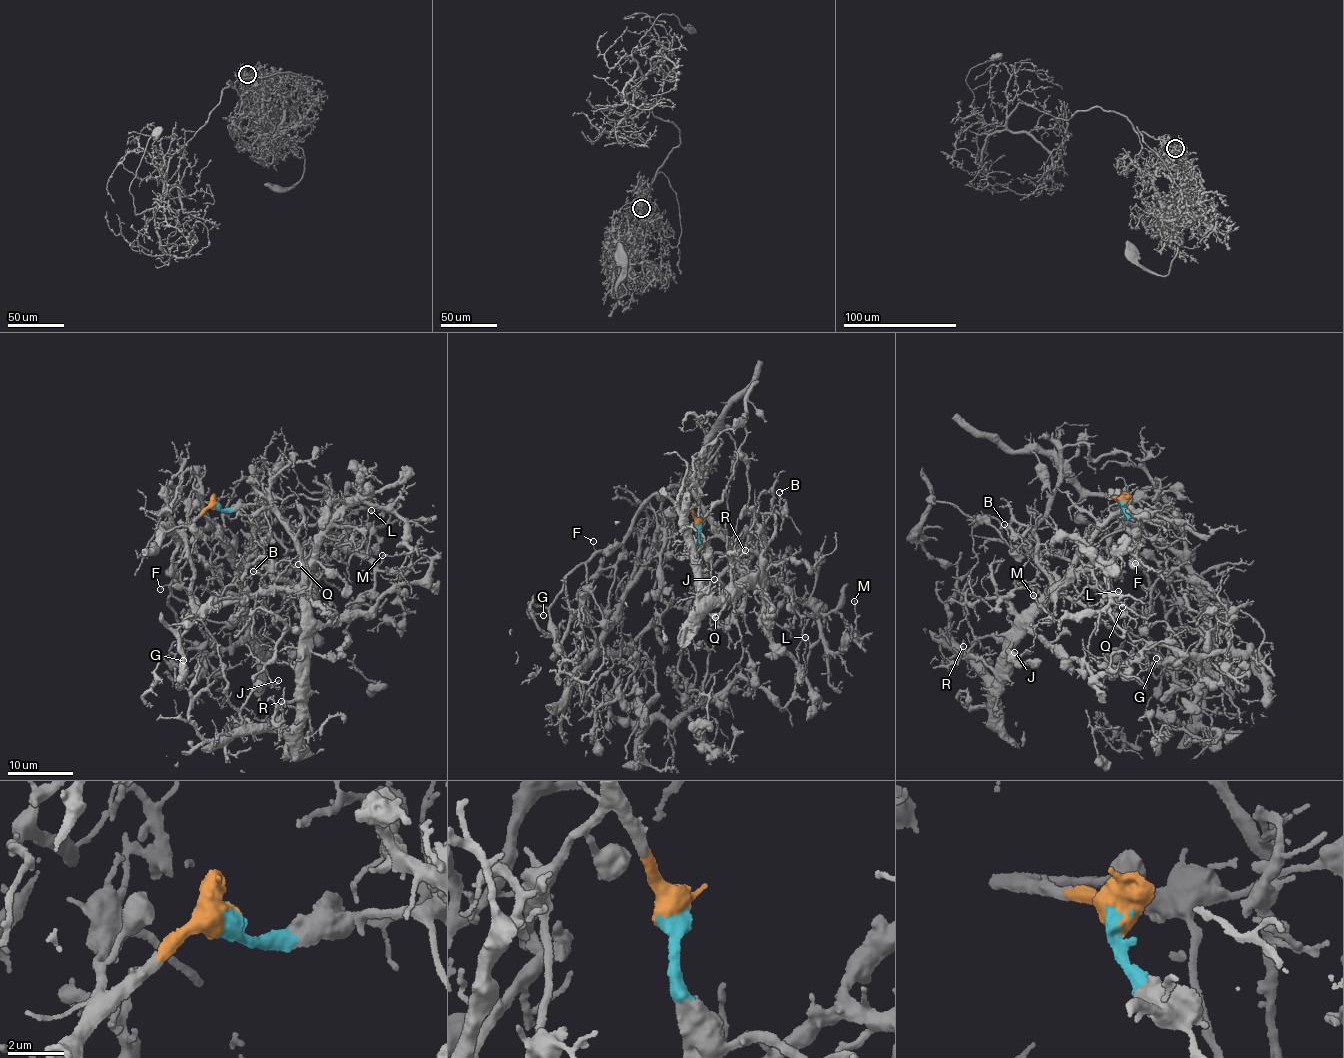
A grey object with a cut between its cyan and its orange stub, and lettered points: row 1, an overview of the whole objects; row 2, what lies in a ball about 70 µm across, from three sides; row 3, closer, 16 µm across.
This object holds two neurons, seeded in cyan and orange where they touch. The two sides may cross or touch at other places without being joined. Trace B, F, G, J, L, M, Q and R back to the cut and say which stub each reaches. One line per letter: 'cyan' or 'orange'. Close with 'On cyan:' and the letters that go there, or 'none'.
B: cyan
F: orange
G: orange
J: cyan
L: cyan
M: cyan
Q: cyan
R: cyan
On cyan: B, J, L, M, Q, R

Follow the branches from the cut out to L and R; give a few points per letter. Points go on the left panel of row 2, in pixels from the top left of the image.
L: (215, 506), (240, 507), (251, 492), (269, 498), (305, 561), (332, 520), (366, 501), (381, 509), (370, 510)
R: (215, 506), (240, 507), (253, 491), (278, 507), (296, 541), (306, 648), (295, 697), (274, 721), (281, 701)

